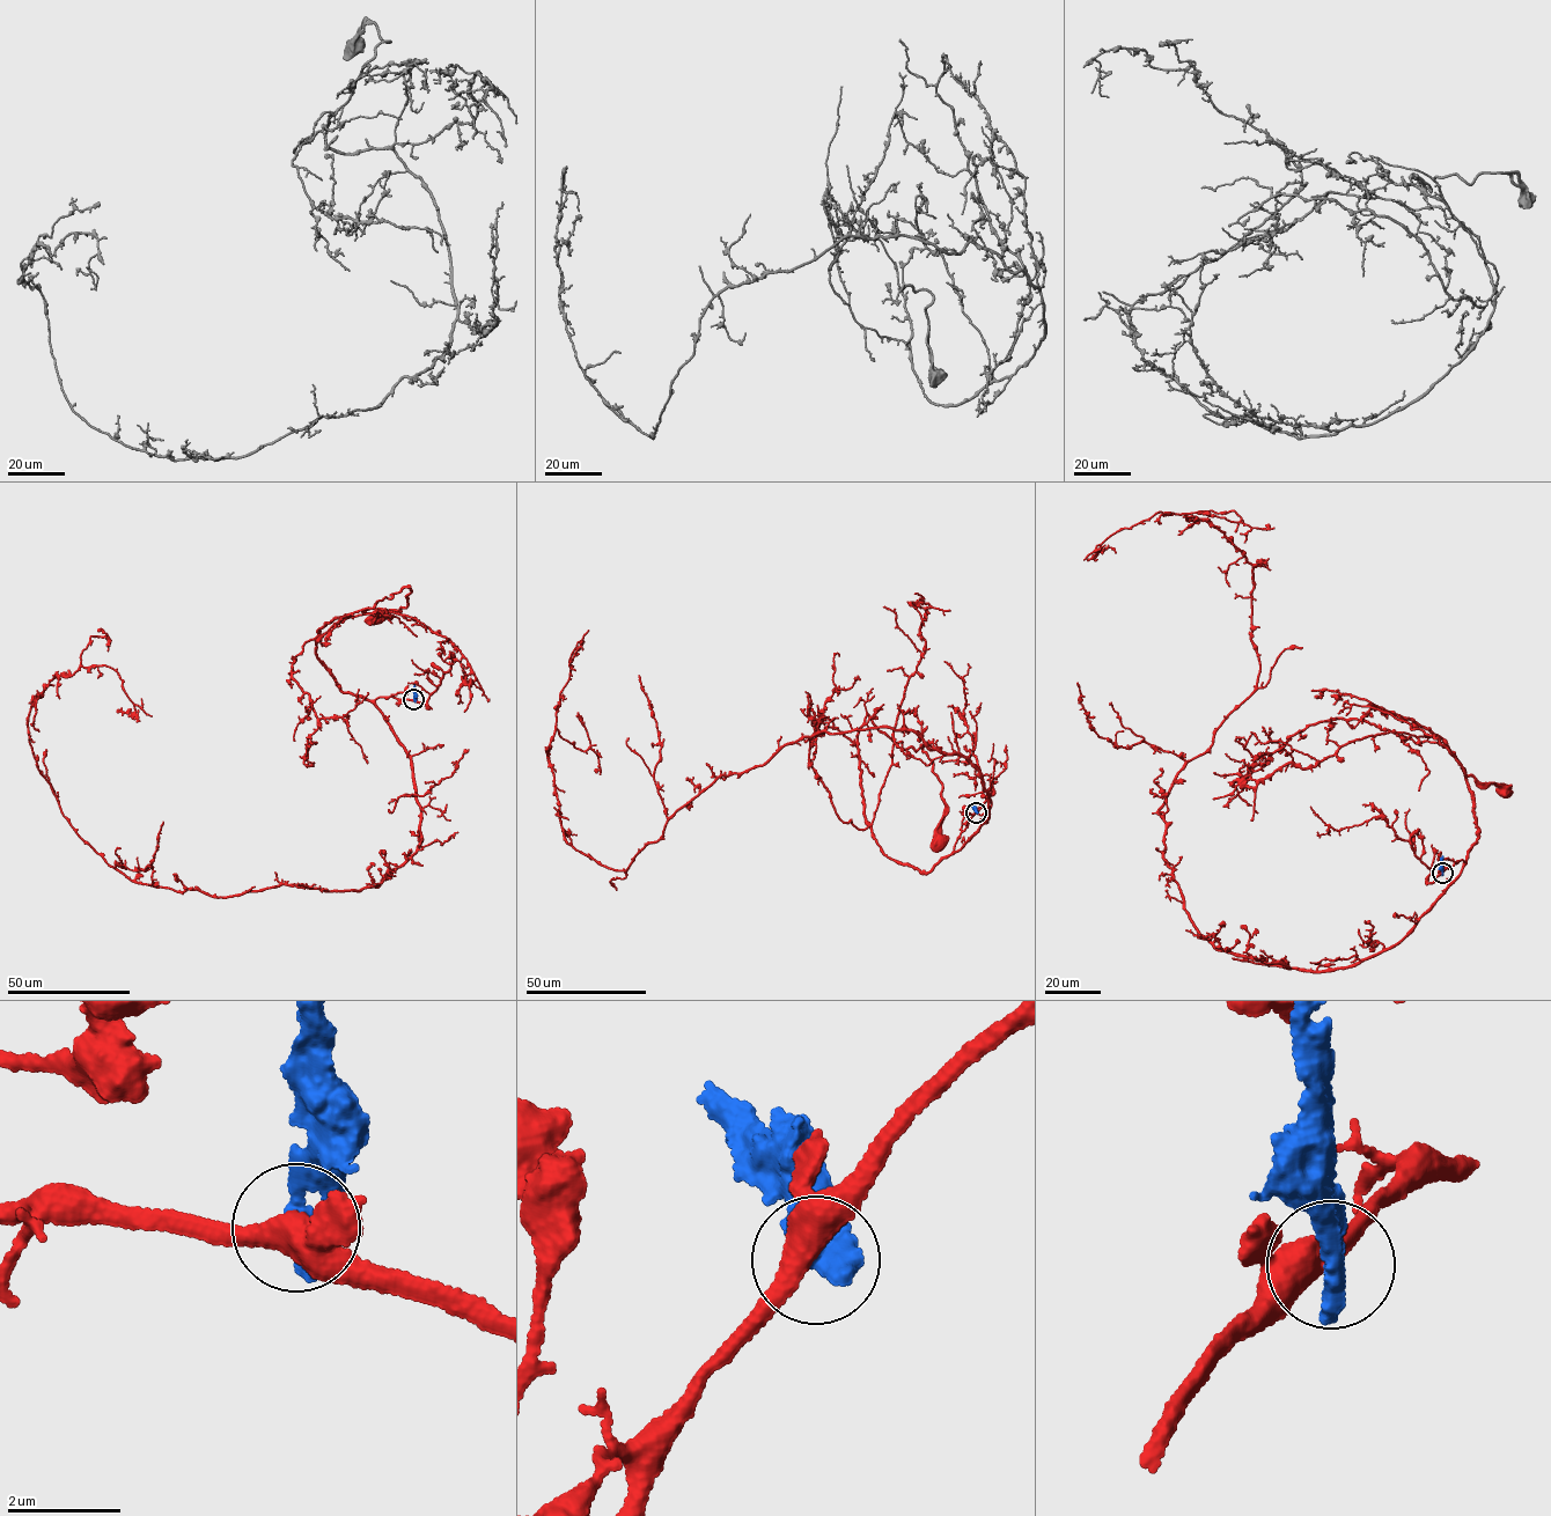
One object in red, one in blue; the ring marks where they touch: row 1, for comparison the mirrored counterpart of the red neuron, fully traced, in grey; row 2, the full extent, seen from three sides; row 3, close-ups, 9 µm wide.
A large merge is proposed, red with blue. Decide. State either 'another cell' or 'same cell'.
another cell

